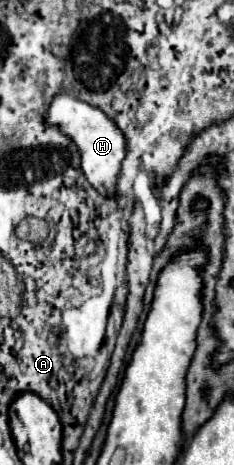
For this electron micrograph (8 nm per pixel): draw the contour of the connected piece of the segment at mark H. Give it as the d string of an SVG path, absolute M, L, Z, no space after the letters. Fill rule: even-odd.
M59 92L47 112L47 122L59 126L63 134L73 138L77 148L81 150L81 168L89 184L103 196L117 196L117 178L121 174L121 162L127 156L127 138L121 128L99 108L89 106L77 98Z

